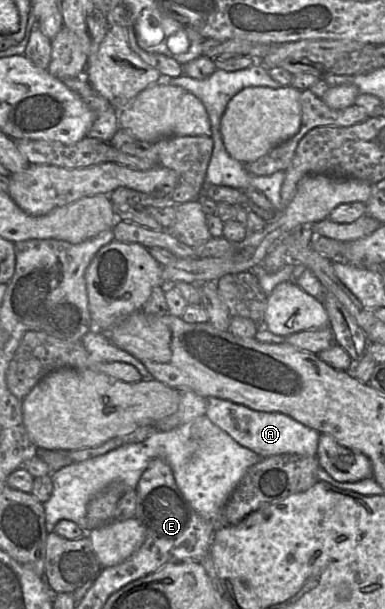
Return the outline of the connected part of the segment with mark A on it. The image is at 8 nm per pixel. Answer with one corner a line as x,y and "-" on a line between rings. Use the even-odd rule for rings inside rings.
206,398
206,416
241,446
267,458
282,454
313,456
317,454
320,433
278,412
261,412
219,398

